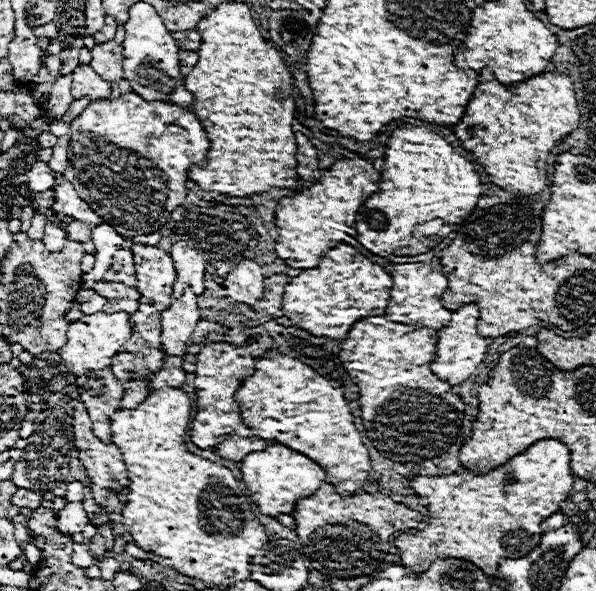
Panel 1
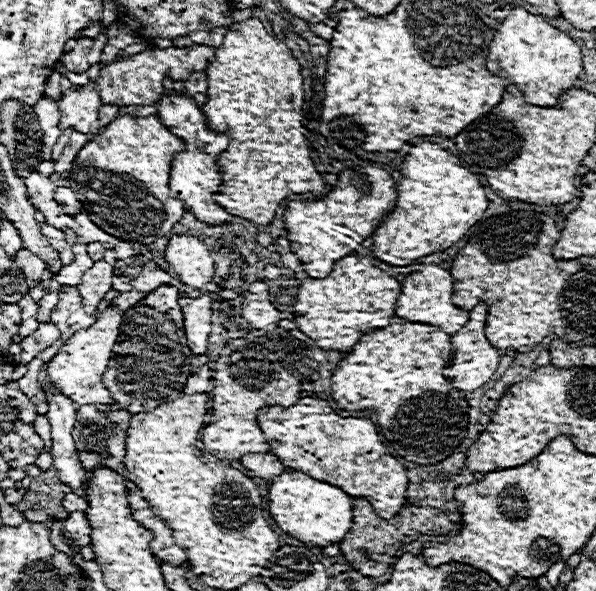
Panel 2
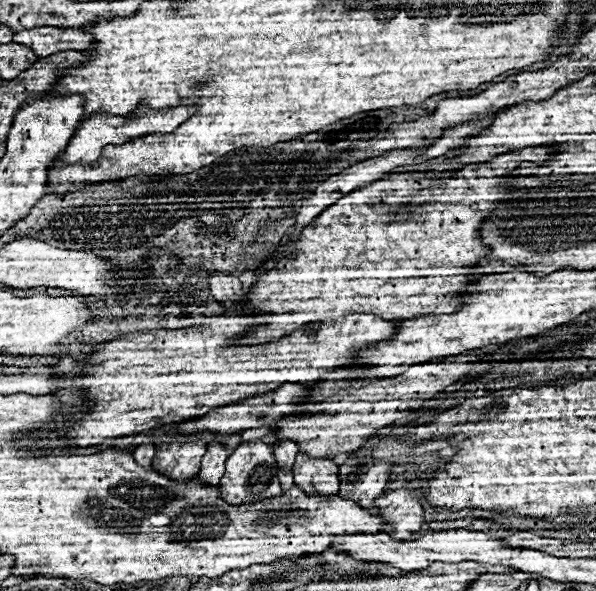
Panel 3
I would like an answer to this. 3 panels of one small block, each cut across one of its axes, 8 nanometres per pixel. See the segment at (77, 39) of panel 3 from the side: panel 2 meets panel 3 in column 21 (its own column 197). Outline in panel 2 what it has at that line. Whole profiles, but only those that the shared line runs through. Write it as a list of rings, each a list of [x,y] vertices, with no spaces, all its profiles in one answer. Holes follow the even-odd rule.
[[[216,28],[210,32],[192,32],[192,34],[174,38],[174,46],[184,48],[184,46],[192,46],[192,44],[206,44],[206,46],[218,48],[224,42],[224,34],[226,34],[226,28]]]

